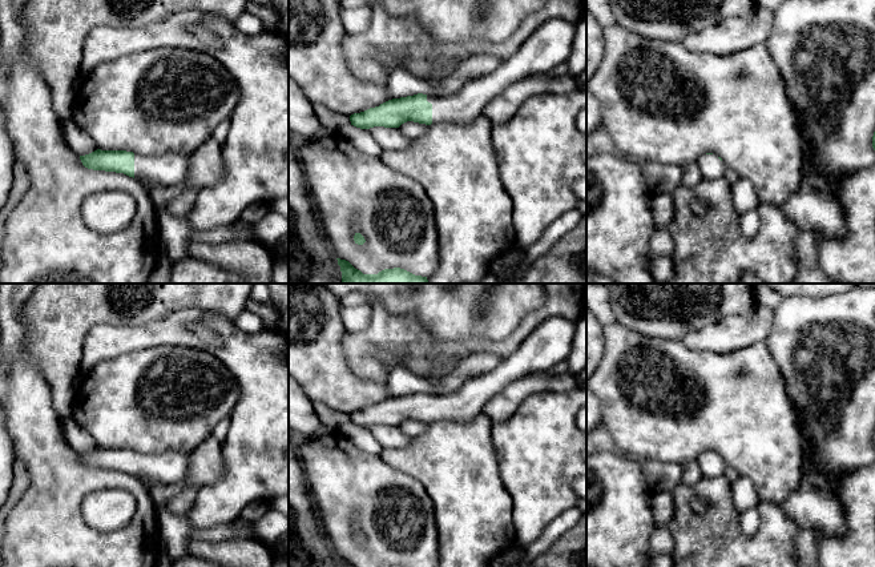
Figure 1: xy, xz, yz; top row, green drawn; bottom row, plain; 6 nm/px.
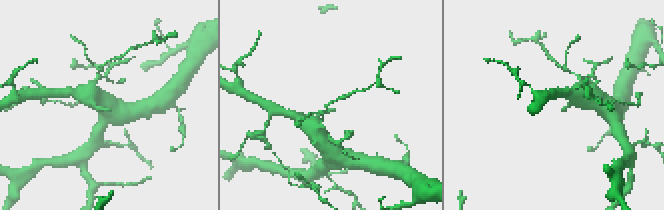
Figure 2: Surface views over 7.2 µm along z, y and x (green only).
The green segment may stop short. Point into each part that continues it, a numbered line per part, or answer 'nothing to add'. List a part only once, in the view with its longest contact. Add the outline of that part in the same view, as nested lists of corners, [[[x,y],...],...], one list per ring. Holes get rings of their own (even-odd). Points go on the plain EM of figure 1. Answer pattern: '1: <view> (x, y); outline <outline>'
1: xz (548, 344); outline [[[552,315],[537,325],[519,349],[492,371],[467,379],[449,394],[427,394],[427,399],[432,402],[432,422],[469,422],[509,383],[532,373],[547,373],[566,361],[576,326],[576,321]]]

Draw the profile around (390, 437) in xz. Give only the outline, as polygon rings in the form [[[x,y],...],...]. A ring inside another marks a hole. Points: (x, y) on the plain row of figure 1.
[[[374,425],[374,438],[383,449],[403,449],[407,447],[414,437],[406,435],[399,426]]]

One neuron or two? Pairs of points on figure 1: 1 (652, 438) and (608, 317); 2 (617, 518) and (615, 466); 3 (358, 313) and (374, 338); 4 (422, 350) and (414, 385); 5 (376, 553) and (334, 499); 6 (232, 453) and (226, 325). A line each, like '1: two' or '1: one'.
1: two
2: one
3: two
4: two
5: one
6: one

